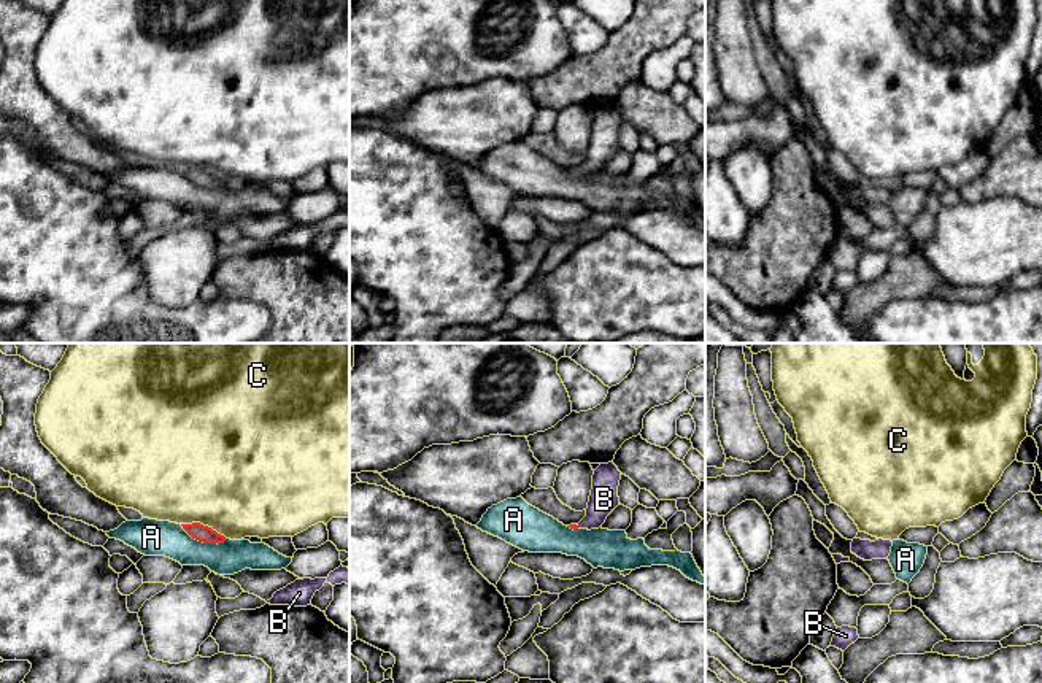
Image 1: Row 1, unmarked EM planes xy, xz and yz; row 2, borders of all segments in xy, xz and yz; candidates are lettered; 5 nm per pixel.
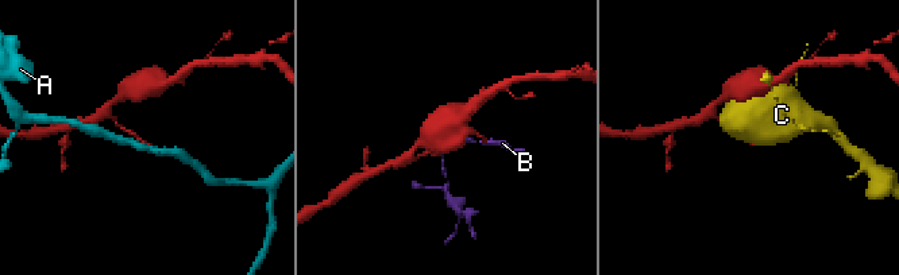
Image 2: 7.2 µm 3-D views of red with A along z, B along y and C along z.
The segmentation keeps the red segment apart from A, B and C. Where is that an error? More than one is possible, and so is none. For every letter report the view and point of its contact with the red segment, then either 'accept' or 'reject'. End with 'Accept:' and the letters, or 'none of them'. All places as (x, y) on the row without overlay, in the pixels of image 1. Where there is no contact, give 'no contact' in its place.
A: xy (204, 186) | reject
B: xz (577, 170) | accept
C: xy (202, 169) | reject
Accept: B

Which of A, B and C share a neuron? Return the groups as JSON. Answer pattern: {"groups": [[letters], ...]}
{"groups": [["A"], ["B"], ["C"]]}

